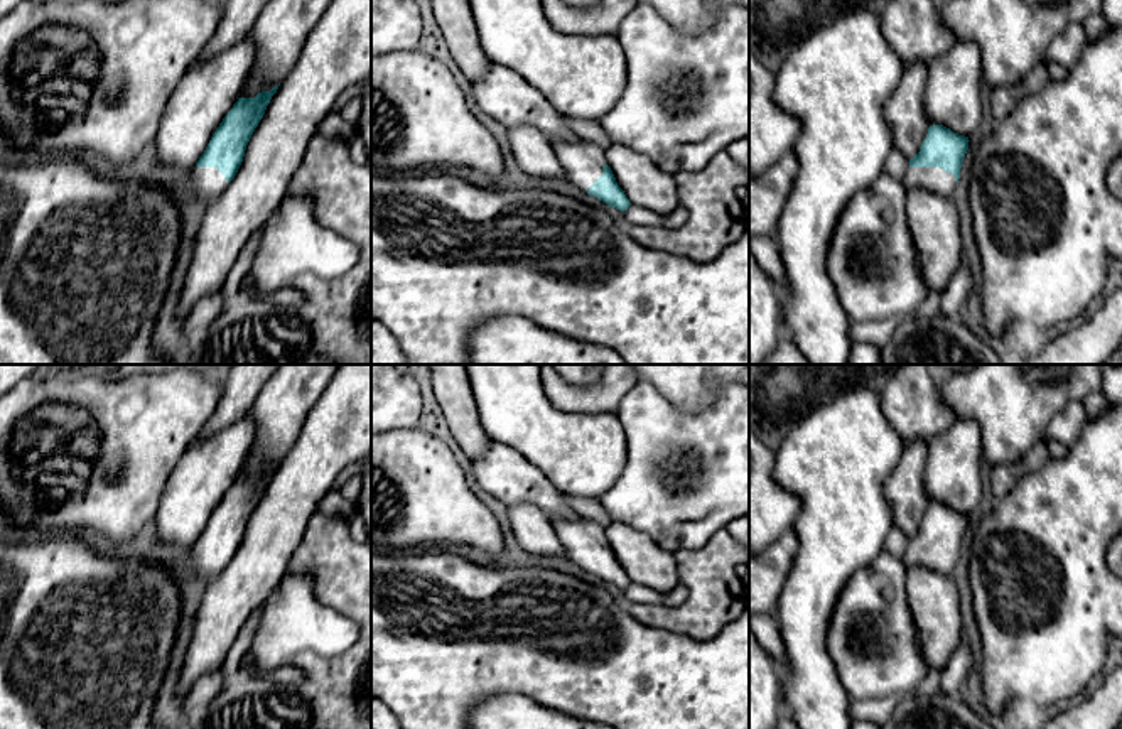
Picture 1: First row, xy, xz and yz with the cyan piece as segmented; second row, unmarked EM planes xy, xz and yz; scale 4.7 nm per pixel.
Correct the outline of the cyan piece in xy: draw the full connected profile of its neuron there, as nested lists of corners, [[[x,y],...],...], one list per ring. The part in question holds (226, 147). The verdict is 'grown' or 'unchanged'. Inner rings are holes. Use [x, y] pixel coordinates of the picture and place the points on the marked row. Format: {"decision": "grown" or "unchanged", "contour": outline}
{"decision": "grown", "contour": [[[280,83],[255,98],[238,98],[223,118],[204,154],[191,167],[191,181],[197,199],[211,201],[218,197],[235,179],[246,145],[278,86]]]}

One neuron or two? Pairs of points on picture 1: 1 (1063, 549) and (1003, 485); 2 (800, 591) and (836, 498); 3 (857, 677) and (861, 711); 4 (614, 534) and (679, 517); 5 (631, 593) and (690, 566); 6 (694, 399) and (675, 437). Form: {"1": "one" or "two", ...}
{"1": "two", "2": "one", "3": "two", "4": "two", "5": "two", "6": "two"}

